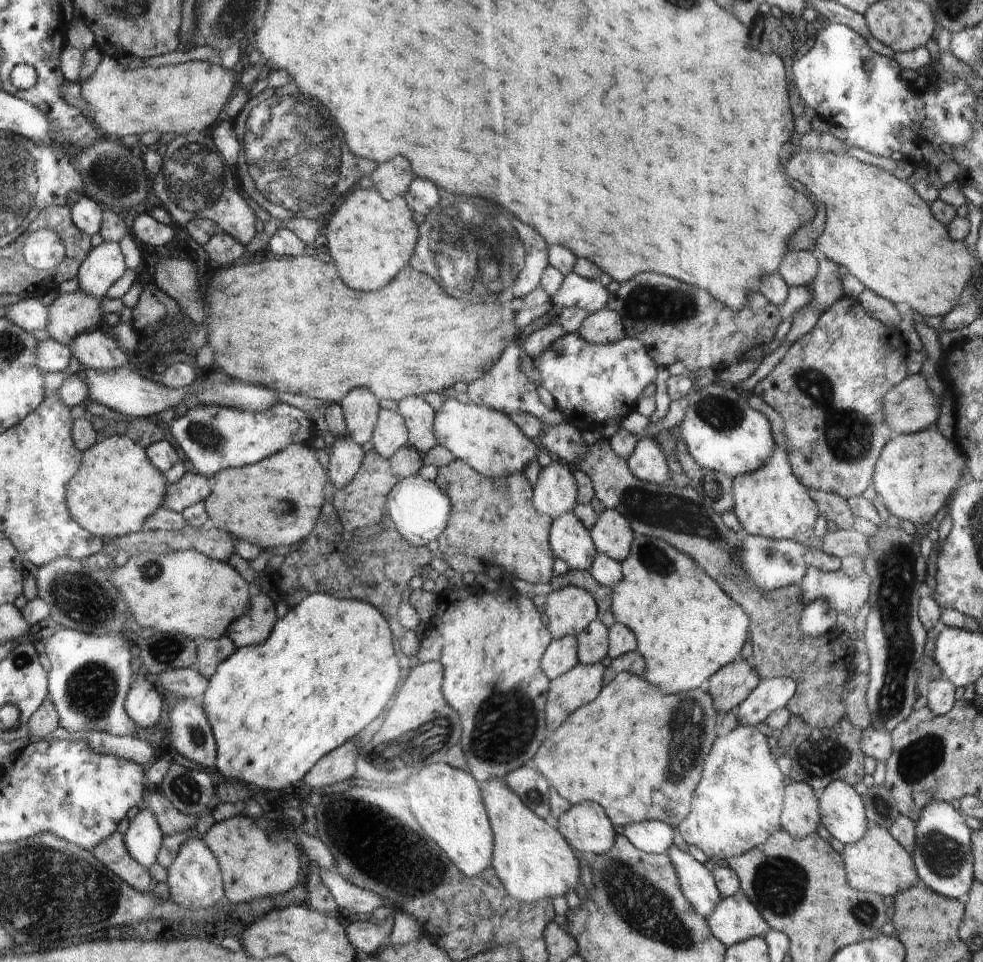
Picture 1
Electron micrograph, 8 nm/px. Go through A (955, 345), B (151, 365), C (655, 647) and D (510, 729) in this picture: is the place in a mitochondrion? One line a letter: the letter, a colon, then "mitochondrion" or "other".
A: other
B: other
C: other
D: mitochondrion

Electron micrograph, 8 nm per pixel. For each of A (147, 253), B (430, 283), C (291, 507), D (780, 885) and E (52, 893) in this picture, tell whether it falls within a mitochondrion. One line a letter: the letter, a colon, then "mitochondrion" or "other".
A: other
B: mitochondrion
C: other
D: mitochondrion
E: mitochondrion

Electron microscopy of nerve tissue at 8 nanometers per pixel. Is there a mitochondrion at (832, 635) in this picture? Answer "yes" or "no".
no

